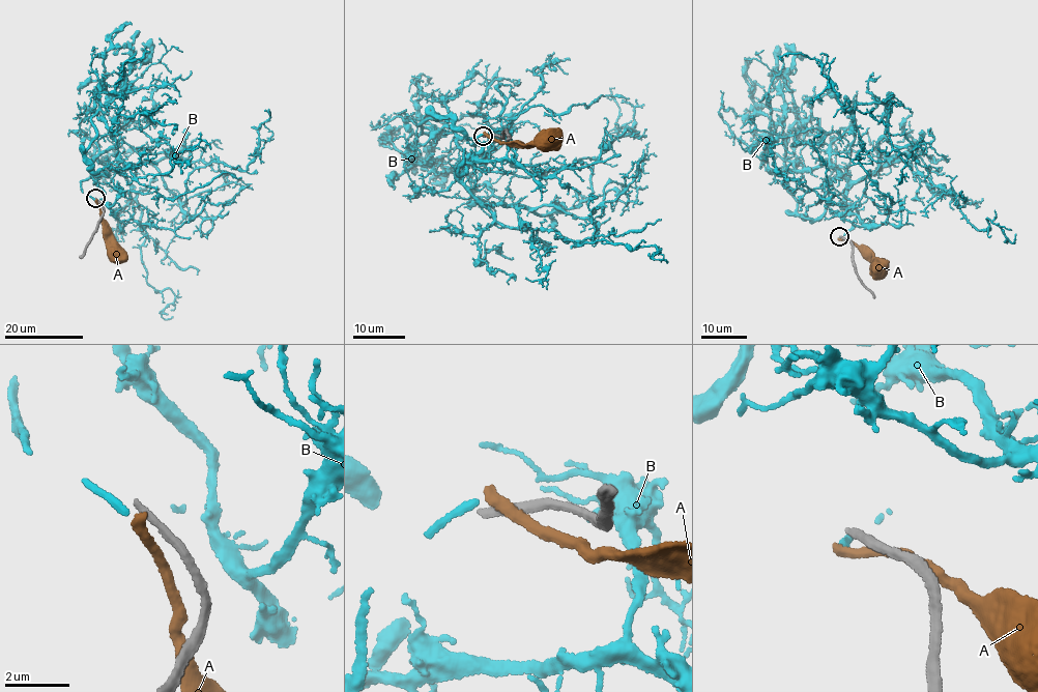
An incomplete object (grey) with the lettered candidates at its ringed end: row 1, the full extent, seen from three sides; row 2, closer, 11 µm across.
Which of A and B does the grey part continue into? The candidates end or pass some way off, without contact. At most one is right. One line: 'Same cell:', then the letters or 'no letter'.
Same cell: B

